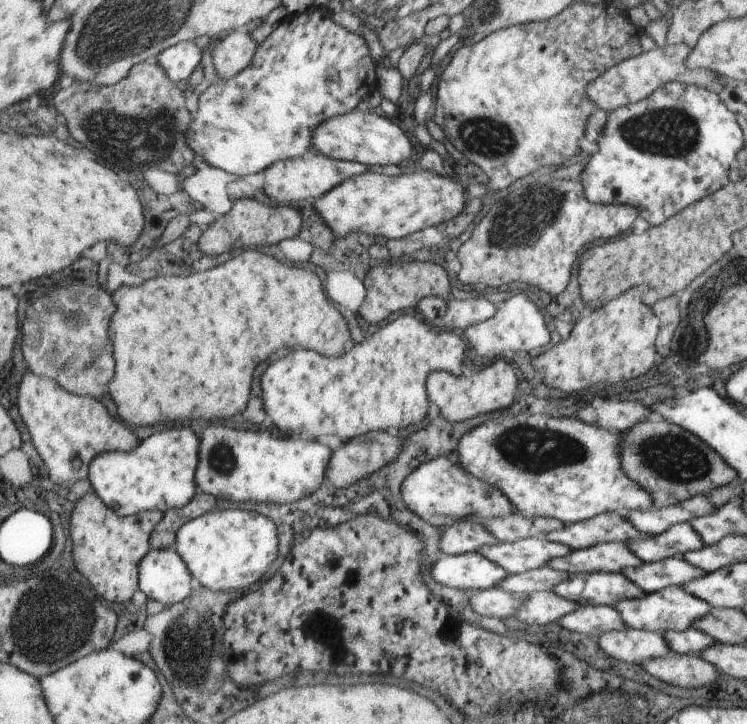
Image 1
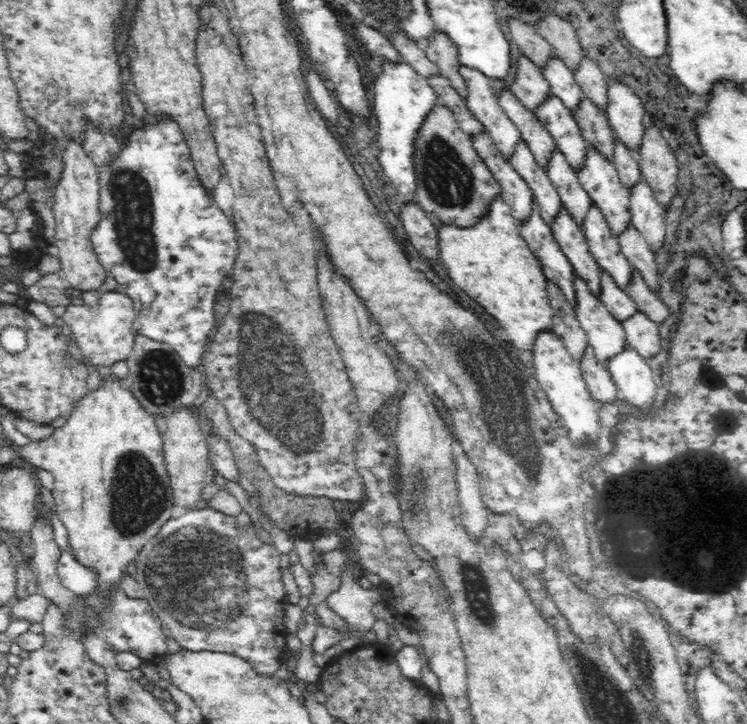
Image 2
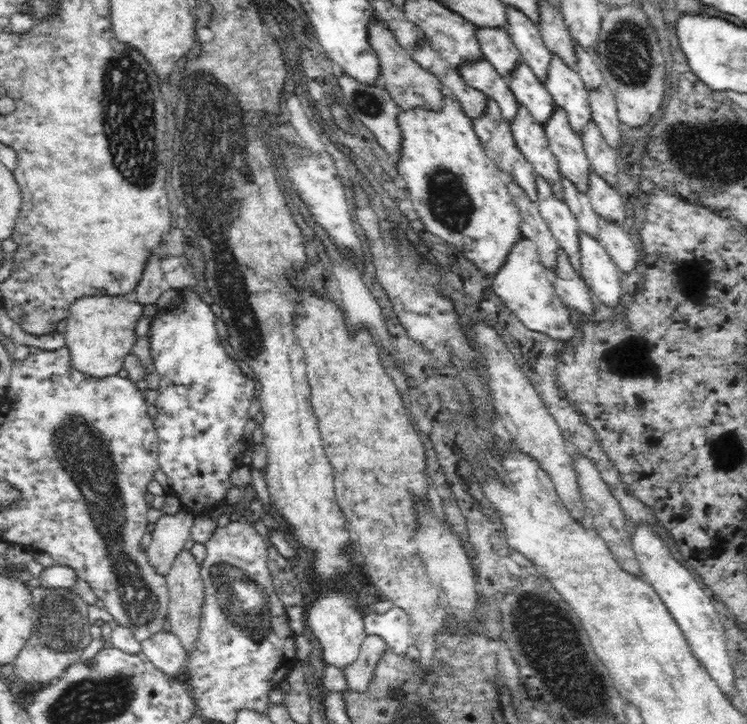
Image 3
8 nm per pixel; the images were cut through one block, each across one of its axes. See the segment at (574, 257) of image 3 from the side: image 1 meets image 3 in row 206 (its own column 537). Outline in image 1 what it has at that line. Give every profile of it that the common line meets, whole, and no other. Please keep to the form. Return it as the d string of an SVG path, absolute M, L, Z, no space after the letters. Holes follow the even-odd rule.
M540 536L513 543L499 542L497 545L483 547L478 552L503 566L510 575L517 575L540 569L554 559L568 557L573 549Z

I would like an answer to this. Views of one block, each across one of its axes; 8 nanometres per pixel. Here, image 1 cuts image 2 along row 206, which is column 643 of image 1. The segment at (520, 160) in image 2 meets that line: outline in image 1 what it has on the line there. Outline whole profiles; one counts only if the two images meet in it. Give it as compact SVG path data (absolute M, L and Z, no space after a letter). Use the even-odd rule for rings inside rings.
M690 523L675 524L662 534L636 538L627 545L644 563L655 563L672 557L684 558L687 552L699 551L706 546Z

